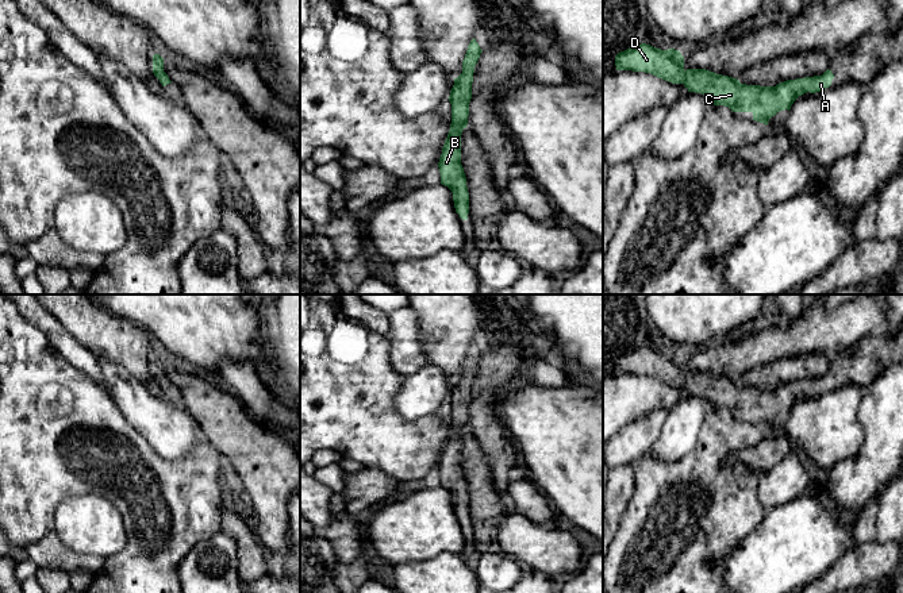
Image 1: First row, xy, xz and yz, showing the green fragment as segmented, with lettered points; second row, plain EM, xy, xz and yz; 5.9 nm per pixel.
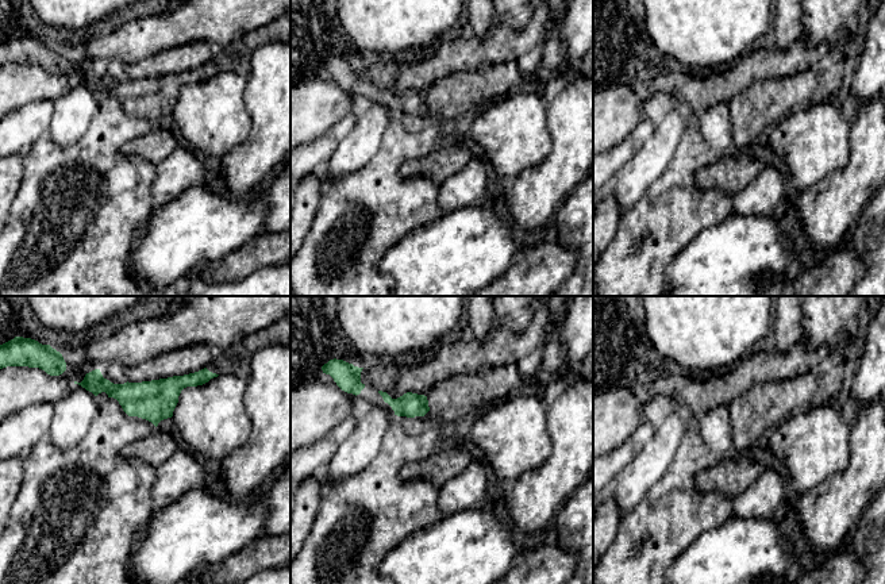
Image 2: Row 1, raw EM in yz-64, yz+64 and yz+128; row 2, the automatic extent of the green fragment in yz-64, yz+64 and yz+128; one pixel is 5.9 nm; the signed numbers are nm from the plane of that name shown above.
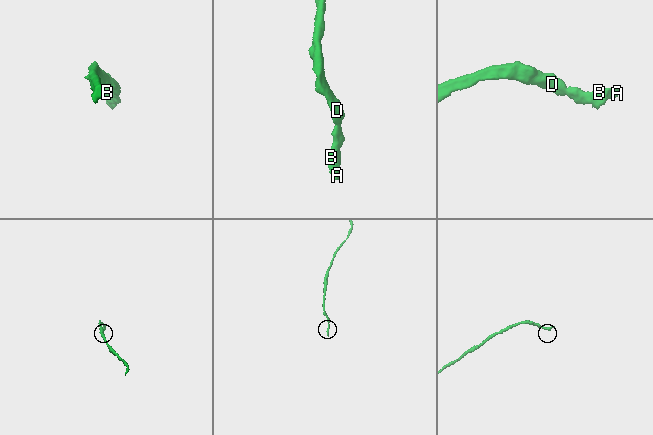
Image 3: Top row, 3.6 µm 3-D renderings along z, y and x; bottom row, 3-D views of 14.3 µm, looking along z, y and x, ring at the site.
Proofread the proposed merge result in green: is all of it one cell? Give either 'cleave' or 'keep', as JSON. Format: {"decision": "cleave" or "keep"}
{"decision": "keep"}

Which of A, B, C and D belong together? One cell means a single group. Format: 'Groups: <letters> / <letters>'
Groups: A B C D

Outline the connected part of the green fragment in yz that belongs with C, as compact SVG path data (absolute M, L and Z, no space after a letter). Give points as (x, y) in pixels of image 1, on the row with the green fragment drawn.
M646 43L631 46L627 50L618 53L615 57L615 66L616 70L645 72L672 84L683 84L688 92L704 95L711 105L725 105L733 112L752 112L753 120L764 123L765 126L777 112L784 109L789 111L791 105L799 96L807 92L821 92L829 88L834 78L831 70L827 69L822 76L787 80L776 86L746 85L741 84L737 78L716 74L706 69L685 70L684 57L679 50L661 50Z

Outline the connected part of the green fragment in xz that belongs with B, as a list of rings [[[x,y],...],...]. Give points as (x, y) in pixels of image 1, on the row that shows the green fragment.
[[[473,38],[462,61],[462,73],[454,78],[454,85],[450,91],[452,124],[438,162],[441,184],[452,190],[456,212],[462,220],[468,219],[469,193],[461,165],[461,134],[468,126],[473,73],[481,51]]]

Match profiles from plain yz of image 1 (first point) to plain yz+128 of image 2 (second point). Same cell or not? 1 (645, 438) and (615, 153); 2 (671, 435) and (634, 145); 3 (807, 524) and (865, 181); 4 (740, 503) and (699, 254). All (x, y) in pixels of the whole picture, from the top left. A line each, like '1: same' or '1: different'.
1: same
2: different
3: different
4: different

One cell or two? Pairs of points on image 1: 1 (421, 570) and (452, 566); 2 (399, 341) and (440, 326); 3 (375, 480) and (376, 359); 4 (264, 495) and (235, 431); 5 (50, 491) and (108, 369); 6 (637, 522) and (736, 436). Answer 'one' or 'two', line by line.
1: one
2: two
3: two
4: one
5: two
6: one

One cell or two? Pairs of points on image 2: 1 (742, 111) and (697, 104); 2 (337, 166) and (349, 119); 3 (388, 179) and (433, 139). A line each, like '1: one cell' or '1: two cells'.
1: two cells
2: two cells
3: one cell

